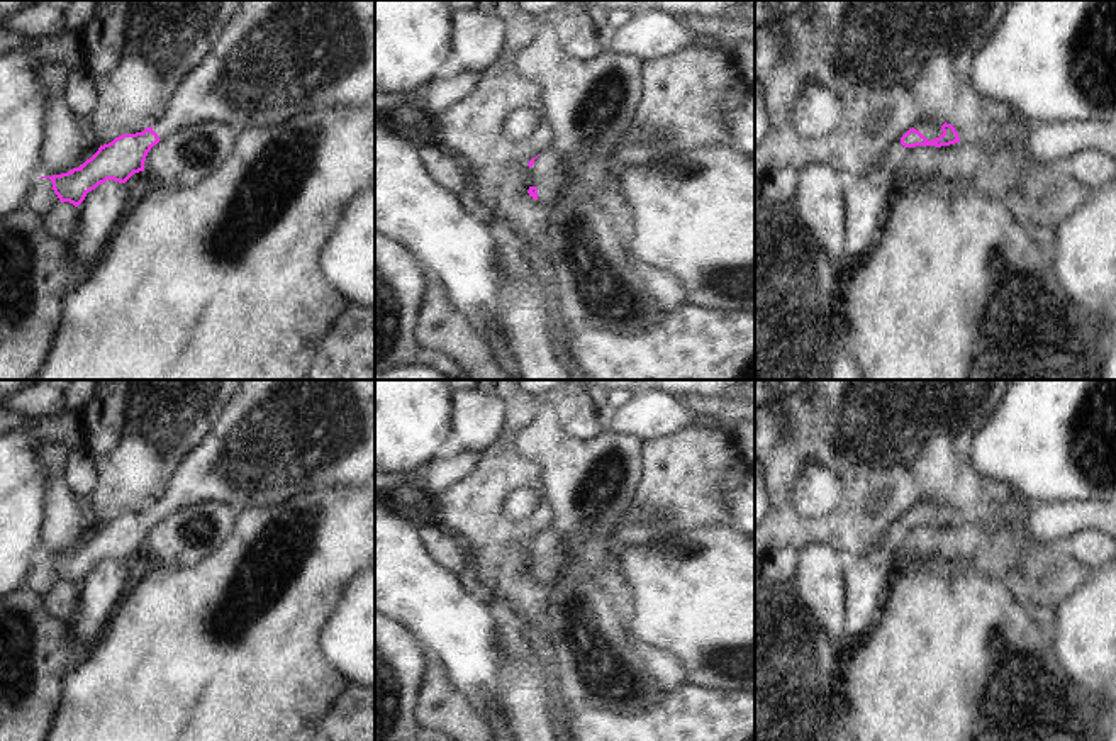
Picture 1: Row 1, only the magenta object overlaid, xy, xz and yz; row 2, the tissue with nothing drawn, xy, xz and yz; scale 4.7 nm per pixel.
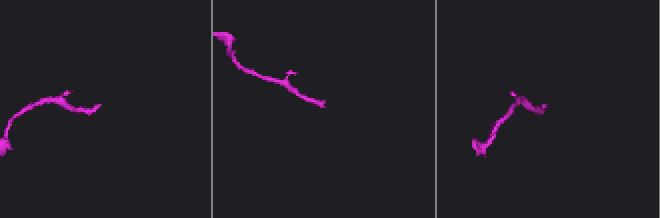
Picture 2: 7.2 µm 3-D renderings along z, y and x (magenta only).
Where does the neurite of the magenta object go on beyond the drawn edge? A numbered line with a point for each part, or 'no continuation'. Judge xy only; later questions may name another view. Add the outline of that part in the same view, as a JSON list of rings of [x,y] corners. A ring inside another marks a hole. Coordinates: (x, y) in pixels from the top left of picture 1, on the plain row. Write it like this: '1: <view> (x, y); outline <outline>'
1: xy (277, 440); outline [[[244,380],[226,402],[212,431],[187,453],[163,495],[151,505],[159,519],[200,502],[219,502],[241,510],[270,509],[312,492],[363,487],[375,478],[375,380]]]

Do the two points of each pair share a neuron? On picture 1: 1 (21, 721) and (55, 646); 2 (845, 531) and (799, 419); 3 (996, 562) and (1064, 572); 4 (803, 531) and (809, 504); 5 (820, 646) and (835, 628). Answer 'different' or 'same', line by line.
1: same
2: same
3: different
4: different
5: different

